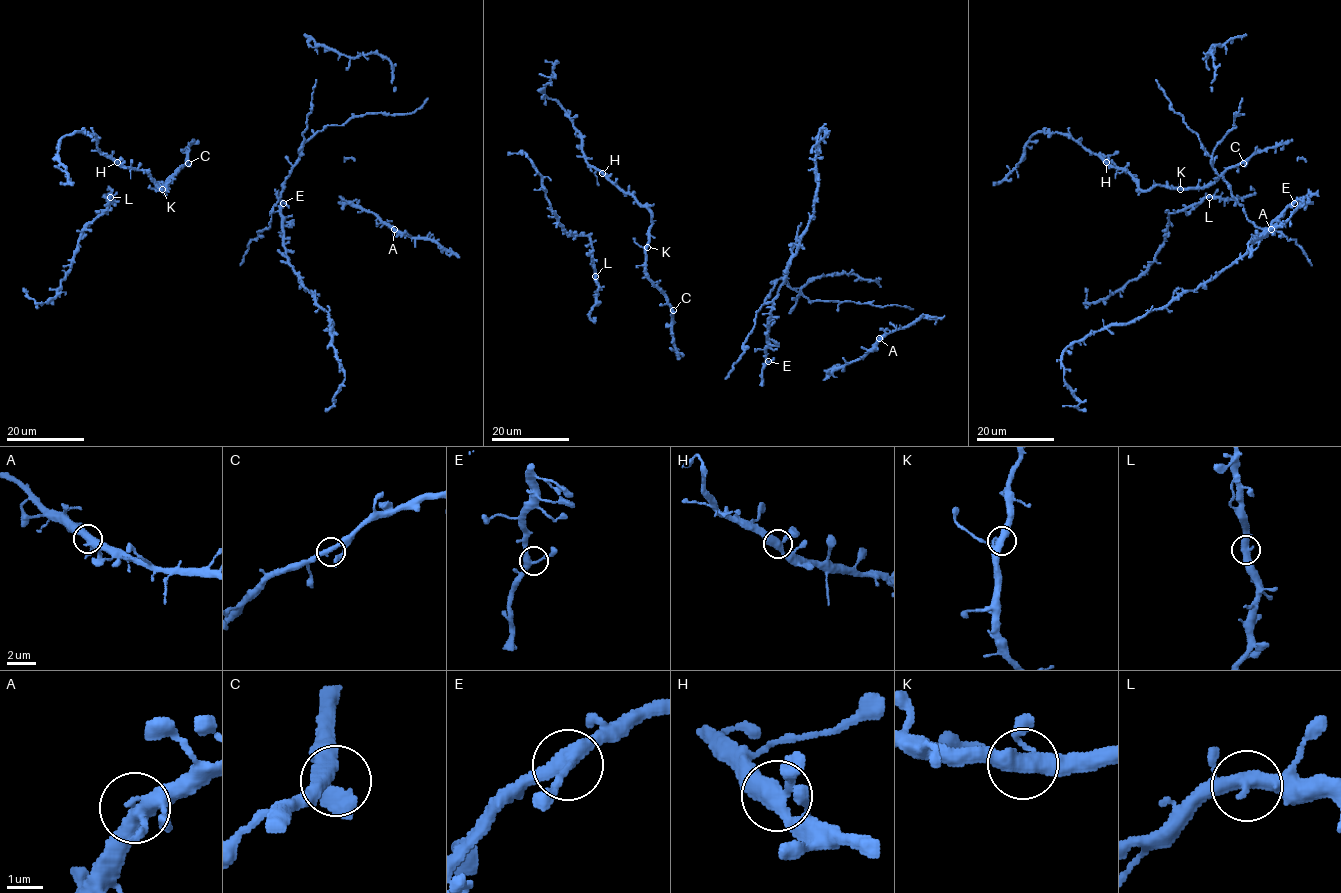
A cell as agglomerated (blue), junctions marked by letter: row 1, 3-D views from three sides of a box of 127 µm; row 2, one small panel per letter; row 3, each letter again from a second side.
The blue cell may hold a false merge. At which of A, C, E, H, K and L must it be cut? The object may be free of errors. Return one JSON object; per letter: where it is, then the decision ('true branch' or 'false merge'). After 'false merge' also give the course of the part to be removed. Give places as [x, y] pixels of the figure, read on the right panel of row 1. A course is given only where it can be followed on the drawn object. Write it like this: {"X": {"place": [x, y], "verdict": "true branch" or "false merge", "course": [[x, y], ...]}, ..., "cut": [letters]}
{"A": {"place": [1271, 229], "verdict": "true branch"}, "C": {"place": [1243, 163], "verdict": "true branch"}, "E": {"place": [1294, 203], "verdict": "true branch"}, "H": {"place": [1106, 162], "verdict": "true branch"}, "K": {"place": [1180, 189], "verdict": "true branch"}, "L": {"place": [1209, 197], "verdict": "true branch"}, "cut": []}

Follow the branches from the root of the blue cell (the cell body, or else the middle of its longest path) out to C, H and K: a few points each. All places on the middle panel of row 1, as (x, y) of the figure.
C: (677, 349), (672, 334), (673, 310)
H: (677, 349), (672, 334), (672, 310), (665, 295), (646, 271), (646, 246), (652, 214), (602, 173)
K: (677, 349), (672, 334), (672, 310), (665, 295), (646, 271), (647, 247)

